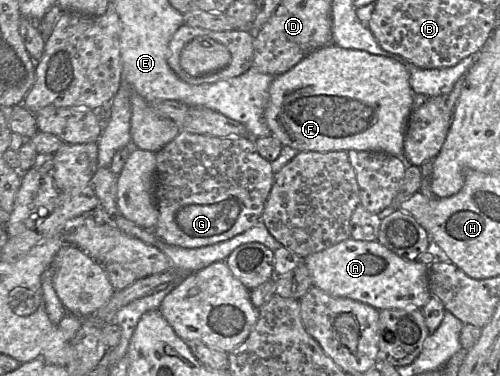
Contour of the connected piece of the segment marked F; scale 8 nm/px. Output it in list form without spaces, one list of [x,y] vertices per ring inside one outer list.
[[[330,43],[306,55],[299,63],[283,74],[275,76],[269,87],[268,103],[265,109],[265,120],[273,137],[277,138],[282,146],[289,146],[298,152],[315,151],[373,151],[384,152],[399,157],[406,162],[404,157],[404,140],[408,119],[413,111],[414,91],[410,86],[410,75],[406,67],[397,60],[389,57],[371,54],[364,50],[346,49],[337,44]]]

